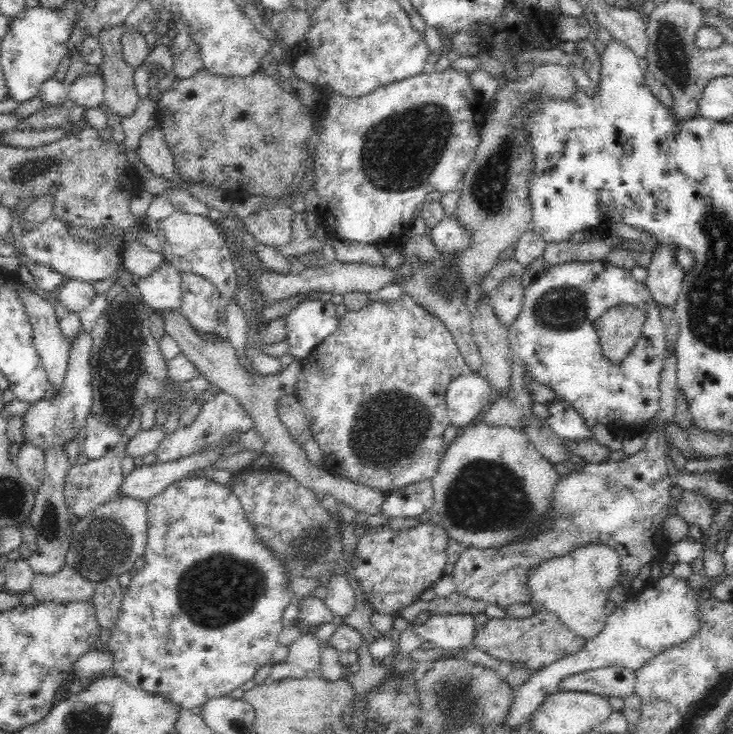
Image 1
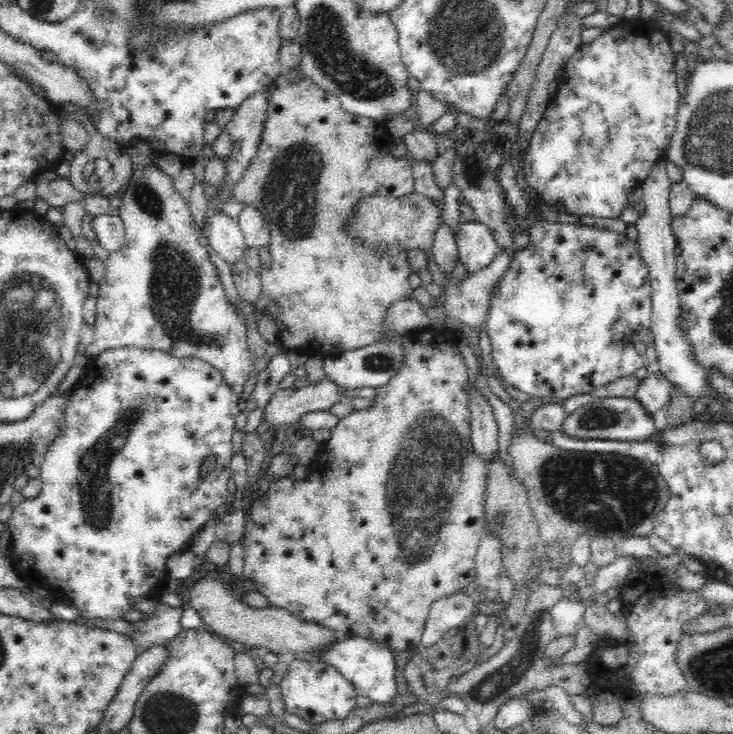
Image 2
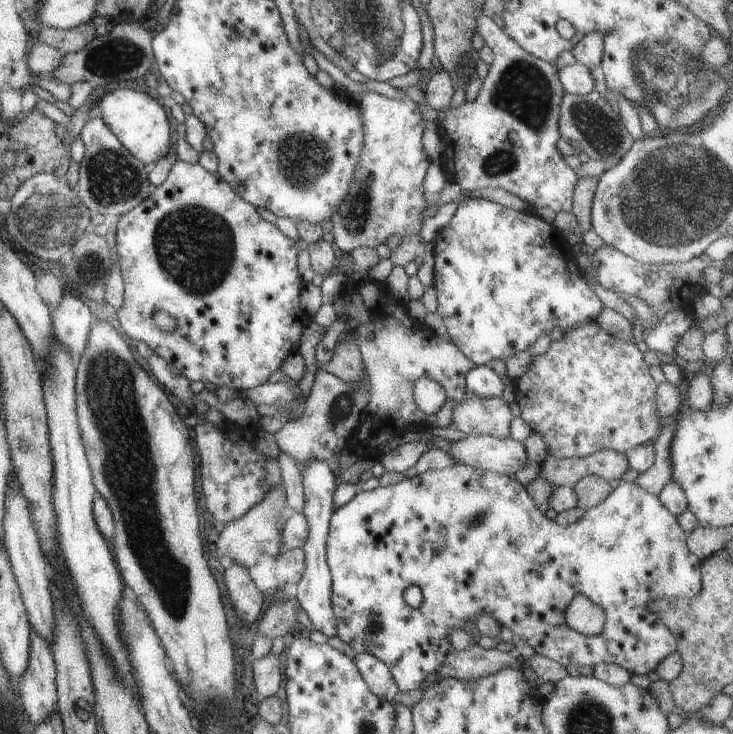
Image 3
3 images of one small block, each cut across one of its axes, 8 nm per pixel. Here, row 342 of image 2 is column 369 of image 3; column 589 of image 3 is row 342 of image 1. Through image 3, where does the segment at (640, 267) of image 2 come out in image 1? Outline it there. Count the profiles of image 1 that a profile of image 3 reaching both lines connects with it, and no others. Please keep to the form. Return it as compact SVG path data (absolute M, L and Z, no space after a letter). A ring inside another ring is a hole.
M606 260L565 262L548 268L525 288L521 310L506 328L508 346L514 360L517 358L529 378L551 388L557 398L572 406L584 419L590 432L596 426L604 426L611 430L612 435L624 437L643 430L642 424L651 420L659 407L659 382L667 355L666 331L661 317L650 290L644 283L636 282L629 270L612 266ZM617 304L635 306L644 312L645 321L634 350L614 363L602 351L600 333L594 322Z

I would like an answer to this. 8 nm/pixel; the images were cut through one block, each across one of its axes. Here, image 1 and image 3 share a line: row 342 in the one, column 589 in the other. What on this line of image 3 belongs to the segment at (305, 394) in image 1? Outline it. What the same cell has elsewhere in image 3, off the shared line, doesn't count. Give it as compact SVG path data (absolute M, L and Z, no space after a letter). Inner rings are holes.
M583 321L573 328L566 330L564 334L560 334L558 339L554 341L551 340L545 352L532 357L531 364L528 366L527 371L515 379L513 386L514 401L520 408L520 417L525 424L529 425L533 433L540 435L542 441L551 452L551 458L564 459L569 458L569 456L581 458L597 451L603 451L604 449L625 454L637 445L651 442L658 435L659 428L661 428L655 402L655 391L658 384L655 383L649 375L649 367L643 361L643 353L637 349L635 344L633 336L630 338L630 341L622 341L621 339L611 337L607 331L597 325L596 321Z

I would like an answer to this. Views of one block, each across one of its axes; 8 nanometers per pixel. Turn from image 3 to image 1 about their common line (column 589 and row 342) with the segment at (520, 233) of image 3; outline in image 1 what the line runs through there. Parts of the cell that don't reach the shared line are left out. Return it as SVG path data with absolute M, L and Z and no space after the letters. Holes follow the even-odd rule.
M312 299L300 303L287 316L287 338L291 354L296 360L309 354L329 335L339 323L336 305L331 301Z

